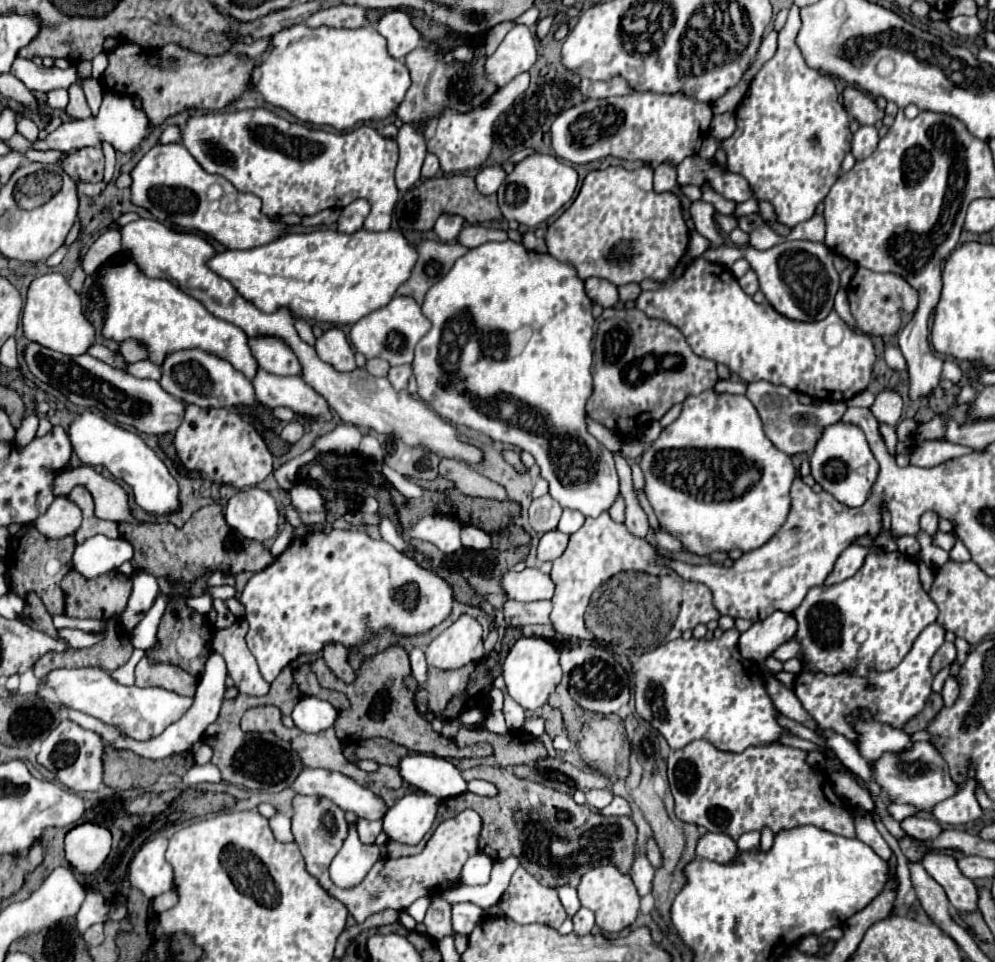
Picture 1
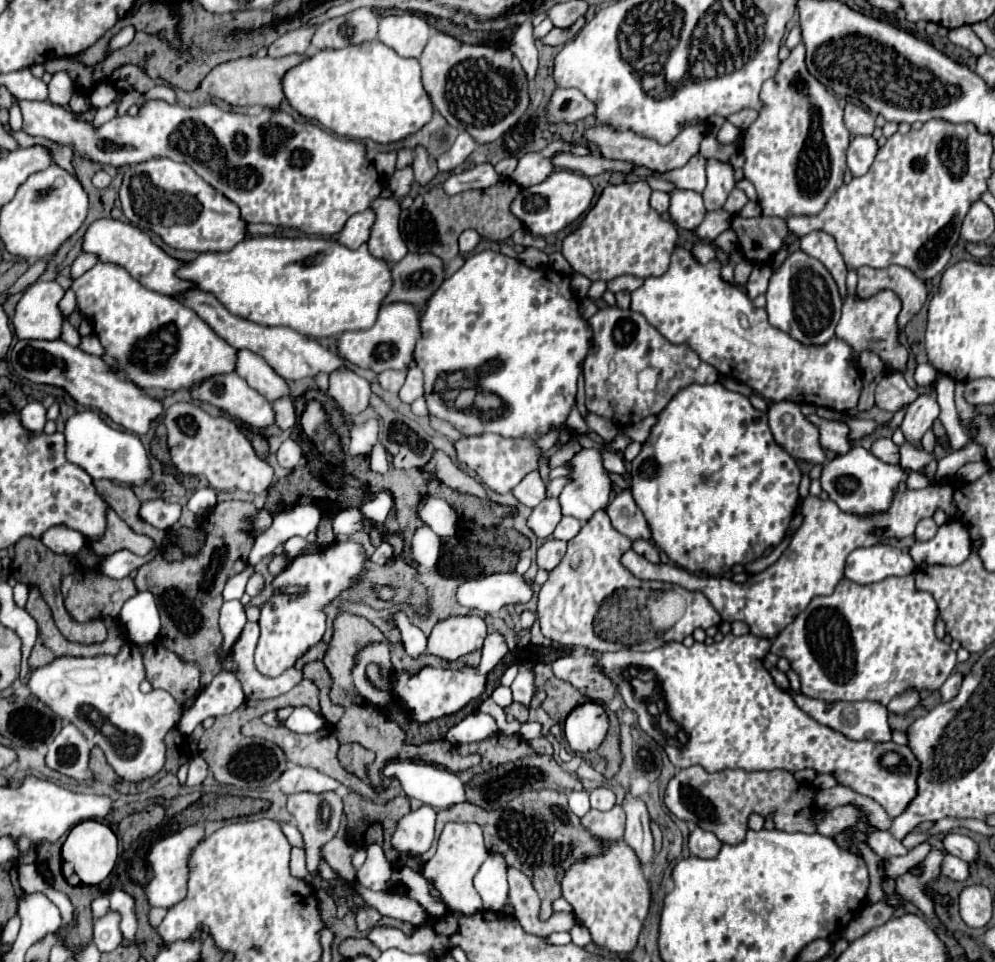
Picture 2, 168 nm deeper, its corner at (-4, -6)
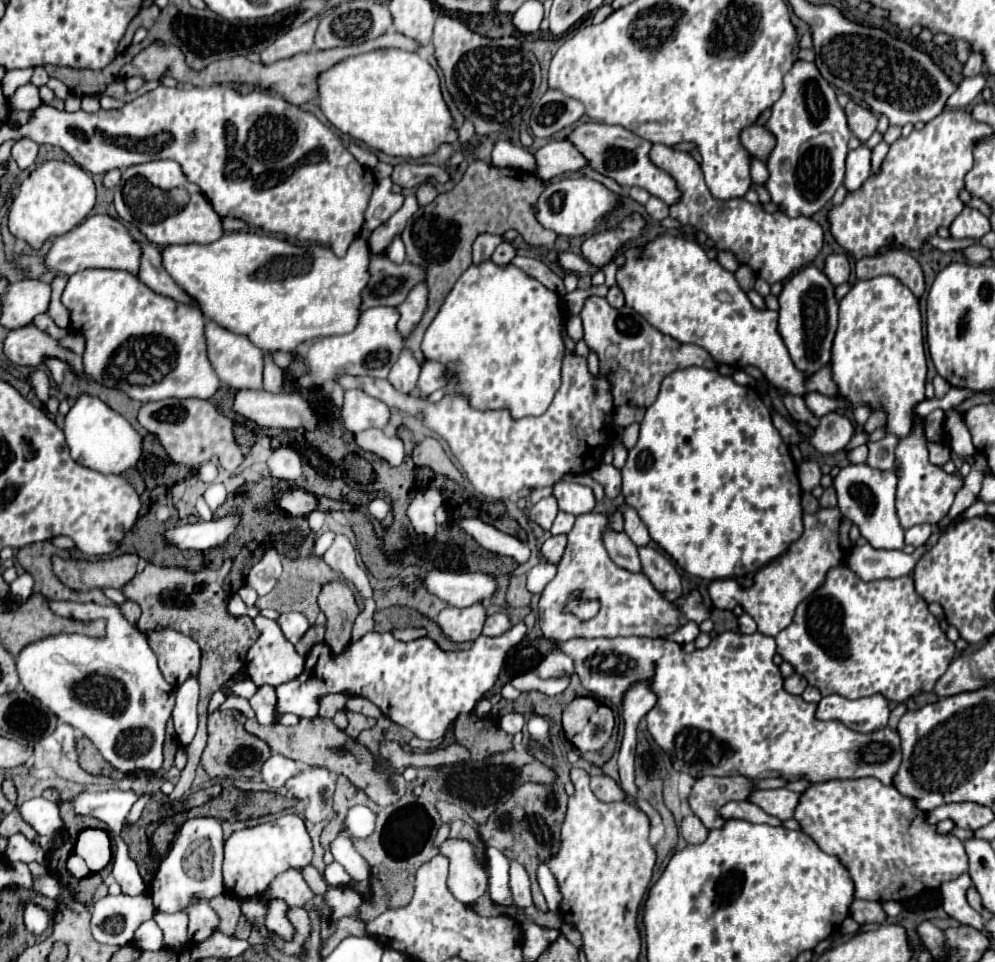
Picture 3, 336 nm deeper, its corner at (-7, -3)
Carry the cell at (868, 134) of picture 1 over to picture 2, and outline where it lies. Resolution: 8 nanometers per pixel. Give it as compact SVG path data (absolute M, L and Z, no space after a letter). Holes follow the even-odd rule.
M872 135L854 137L848 147L848 169L852 169L852 175L866 173L874 161L876 153L878 153L878 143Z

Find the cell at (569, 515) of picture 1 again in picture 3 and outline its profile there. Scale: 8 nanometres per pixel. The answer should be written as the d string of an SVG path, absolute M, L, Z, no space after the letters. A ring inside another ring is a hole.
M559 512L553 526L551 526L551 534L569 534L569 530L573 528L575 516L567 514L567 512Z

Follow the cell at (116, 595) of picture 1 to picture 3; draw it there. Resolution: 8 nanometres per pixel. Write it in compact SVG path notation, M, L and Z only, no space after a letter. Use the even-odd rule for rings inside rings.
M121 554L109 560L65 560L53 556L55 576L73 590L93 590L93 588L121 588L135 576L137 554ZM117 558L117 560L115 560Z

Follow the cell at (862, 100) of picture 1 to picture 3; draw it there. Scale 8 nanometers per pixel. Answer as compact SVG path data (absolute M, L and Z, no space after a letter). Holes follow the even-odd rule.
M853 100L847 102L845 114L847 114L847 120L849 120L851 132L861 142L867 142L871 138L871 134L875 132L875 128L877 128L877 116L869 108L863 108L863 106L855 104Z

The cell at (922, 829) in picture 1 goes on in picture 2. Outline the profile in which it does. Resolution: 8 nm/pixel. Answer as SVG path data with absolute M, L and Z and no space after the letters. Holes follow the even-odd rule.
M950 831L950 833L944 835L942 845L944 845L944 851L950 853L950 855L956 855L956 857L968 861L968 863L978 861L978 847L976 847L976 843L974 843L970 837L966 837L966 835L960 835L960 833Z

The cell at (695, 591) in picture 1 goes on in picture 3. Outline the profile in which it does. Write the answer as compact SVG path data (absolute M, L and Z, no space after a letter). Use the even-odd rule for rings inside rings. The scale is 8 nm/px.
M615 512L615 516L603 516L603 514L581 514L575 520L573 530L567 534L569 542L565 548L565 554L559 562L557 576L547 584L547 588L541 592L539 600L539 624L545 634L545 638L563 642L569 638L585 636L585 638L615 638L615 636L649 636L657 638L661 634L669 634L683 626L685 622L693 620L701 624L705 618L709 618L709 608L703 604L699 592L691 592L689 596L683 596L673 604L665 602L661 594L653 588L649 578L643 574L633 574L625 568L619 568L607 554L603 542L601 542L601 530L605 530L605 522L613 526L613 530L623 530L623 514ZM573 590L581 590L585 598L599 598L601 610L595 618L589 622L577 622L573 614L565 614L565 598L573 594Z

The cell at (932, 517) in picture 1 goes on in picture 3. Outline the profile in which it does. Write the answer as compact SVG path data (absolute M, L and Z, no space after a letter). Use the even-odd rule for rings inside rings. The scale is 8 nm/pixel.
M921 524L921 526L913 526L913 528L909 528L907 532L905 532L905 544L911 544L911 546L923 546L927 540L929 540L929 536L931 536L931 526L929 524Z

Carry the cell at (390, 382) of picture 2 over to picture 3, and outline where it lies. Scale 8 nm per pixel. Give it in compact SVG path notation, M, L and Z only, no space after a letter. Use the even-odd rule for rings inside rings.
M403 348L399 354L399 360L393 364L387 380L393 384L395 390L409 394L417 388L419 372L421 372L421 364L417 362L417 358L411 354L409 348Z

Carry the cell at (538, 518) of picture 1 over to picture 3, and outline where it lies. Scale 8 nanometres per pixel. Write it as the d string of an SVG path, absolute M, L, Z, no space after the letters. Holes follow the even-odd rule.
M549 496L549 498L539 500L535 506L531 506L529 516L531 516L533 522L537 522L543 530L549 530L551 524L553 524L553 520L555 520L555 516L557 516L557 502L555 502L555 498Z

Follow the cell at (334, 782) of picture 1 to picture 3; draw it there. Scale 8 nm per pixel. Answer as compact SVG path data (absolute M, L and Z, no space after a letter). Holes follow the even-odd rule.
M271 754L271 758L261 768L261 778L271 790L275 790L275 788L283 786L287 778L297 774L297 770L301 770L301 766L297 762L285 758L281 754Z

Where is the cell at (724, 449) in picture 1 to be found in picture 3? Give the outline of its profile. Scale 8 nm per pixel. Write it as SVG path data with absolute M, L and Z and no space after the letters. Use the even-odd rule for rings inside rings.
M691 366L685 370L671 372L661 382L657 400L647 408L641 420L641 432L639 432L637 444L629 450L629 458L627 458L625 468L621 470L621 476L623 476L621 494L625 498L625 504L637 510L639 518L647 524L651 540L655 540L687 574L697 576L697 578L723 580L723 578L741 578L751 572L757 572L767 562L781 556L789 548L789 544L793 544L803 534L803 508L799 500L799 478L797 478L797 466L791 458L789 446L781 440L779 430L773 426L771 412L763 404L757 388L739 386L733 382L731 376L719 374L719 370Z

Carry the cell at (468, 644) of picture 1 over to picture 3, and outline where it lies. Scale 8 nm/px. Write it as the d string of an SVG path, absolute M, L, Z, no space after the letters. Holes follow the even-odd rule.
M475 602L467 608L443 608L437 616L437 624L453 642L471 642L481 636L485 618L485 606L481 602Z

